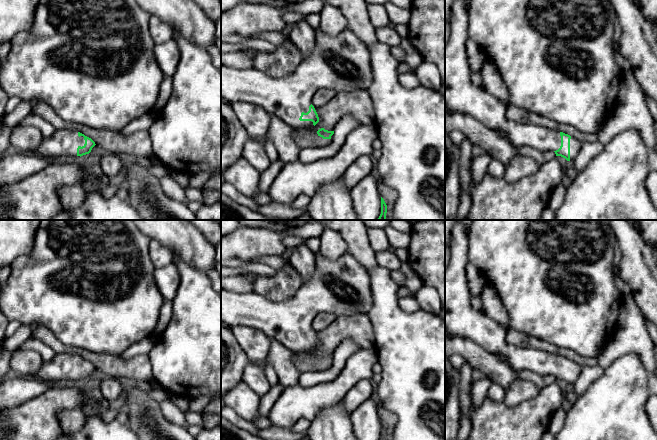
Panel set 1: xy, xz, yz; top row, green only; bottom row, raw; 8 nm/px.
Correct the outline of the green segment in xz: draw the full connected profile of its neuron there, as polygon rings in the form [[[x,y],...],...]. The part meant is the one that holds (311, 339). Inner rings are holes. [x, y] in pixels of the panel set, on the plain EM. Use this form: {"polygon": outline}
{"polygon": [[[349,252],[336,261],[316,254],[316,276],[304,282],[296,294],[284,301],[271,301],[255,292],[241,293],[221,288],[221,323],[225,326],[248,326],[291,350],[312,352],[319,346],[312,329],[314,317],[321,312],[335,316],[367,315],[374,301],[371,279],[364,268]]]}

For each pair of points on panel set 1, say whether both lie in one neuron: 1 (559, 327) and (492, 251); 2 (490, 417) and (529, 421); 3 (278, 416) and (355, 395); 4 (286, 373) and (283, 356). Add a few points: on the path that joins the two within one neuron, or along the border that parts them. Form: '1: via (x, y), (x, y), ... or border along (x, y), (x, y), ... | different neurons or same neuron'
1: via (549, 308), (511, 270) | same neuron
2: via (500, 421), (519, 421) | same neuron
3: border along (358, 382), (340, 400) | different neurons
4: via (285, 369), (283, 360) | same neuron

